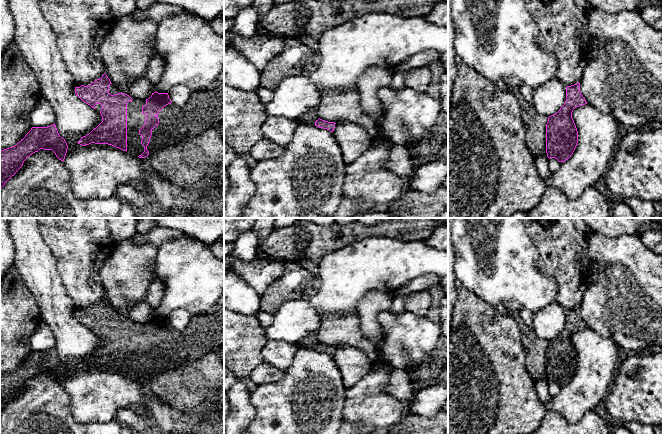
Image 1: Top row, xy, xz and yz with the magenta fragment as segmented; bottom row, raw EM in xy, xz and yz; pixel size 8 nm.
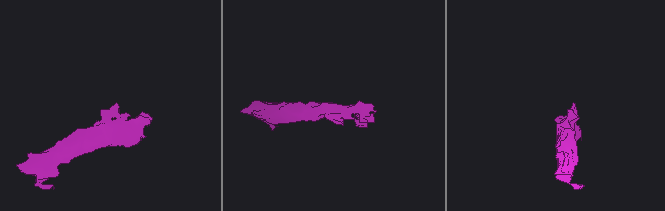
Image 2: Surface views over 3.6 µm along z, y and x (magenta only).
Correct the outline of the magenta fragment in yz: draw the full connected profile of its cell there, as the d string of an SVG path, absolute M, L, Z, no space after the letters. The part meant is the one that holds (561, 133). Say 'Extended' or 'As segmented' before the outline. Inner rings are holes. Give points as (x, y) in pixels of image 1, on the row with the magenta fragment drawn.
As segmented. M580 83L566 87L566 101L560 110L548 117L546 124L547 157L559 162L568 160L578 143L578 131L572 112L576 107L587 104L580 92Z

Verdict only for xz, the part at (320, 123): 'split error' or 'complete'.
complete

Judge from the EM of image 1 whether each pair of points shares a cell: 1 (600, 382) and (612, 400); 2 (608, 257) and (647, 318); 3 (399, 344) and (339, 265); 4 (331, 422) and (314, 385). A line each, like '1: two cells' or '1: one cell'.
1: two cells
2: one cell
3: two cells
4: one cell

